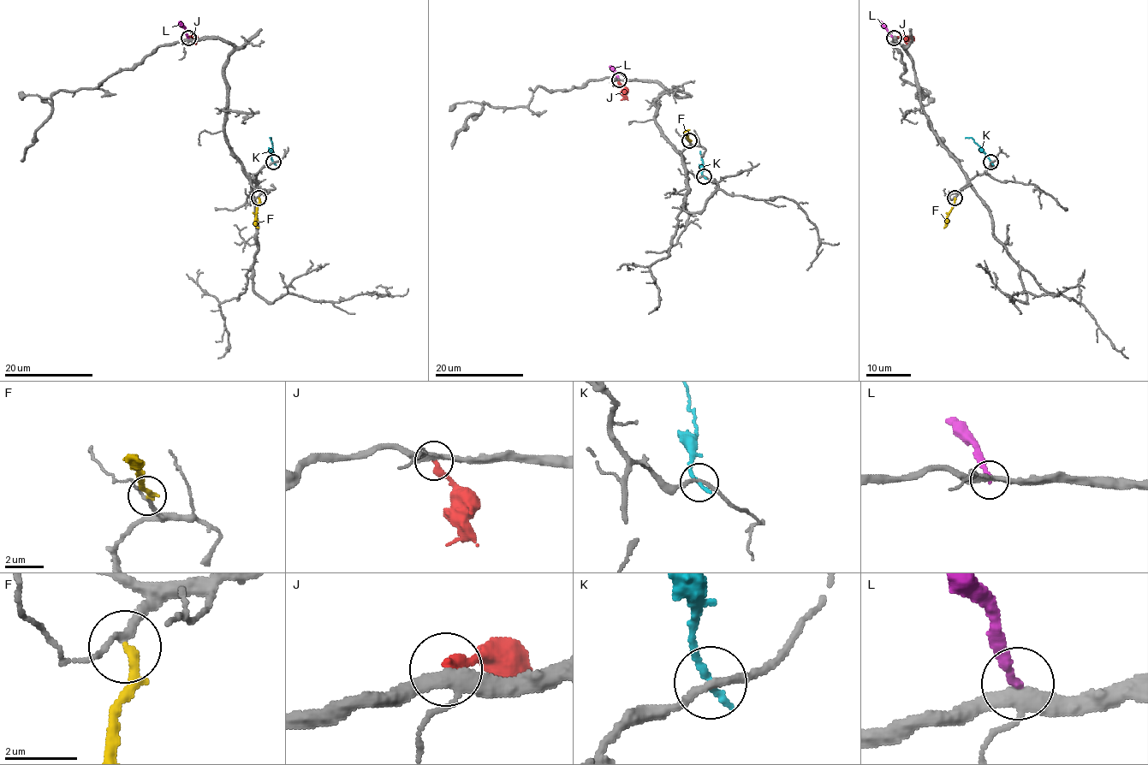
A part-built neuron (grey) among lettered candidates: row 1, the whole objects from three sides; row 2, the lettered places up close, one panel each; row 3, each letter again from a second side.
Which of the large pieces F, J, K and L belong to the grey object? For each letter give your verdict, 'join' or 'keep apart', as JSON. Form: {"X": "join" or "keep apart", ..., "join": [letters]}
{"F": "join", "J": "keep apart", "K": "keep apart", "L": "keep apart", "join": ["F"]}

